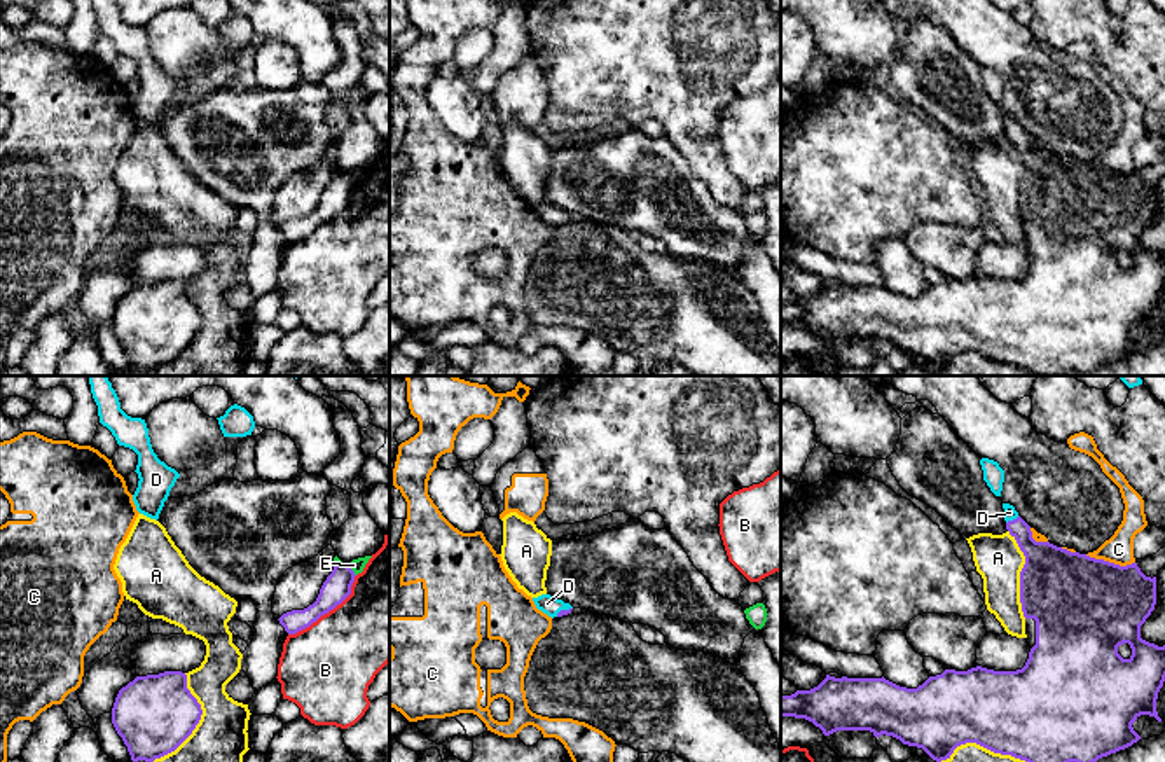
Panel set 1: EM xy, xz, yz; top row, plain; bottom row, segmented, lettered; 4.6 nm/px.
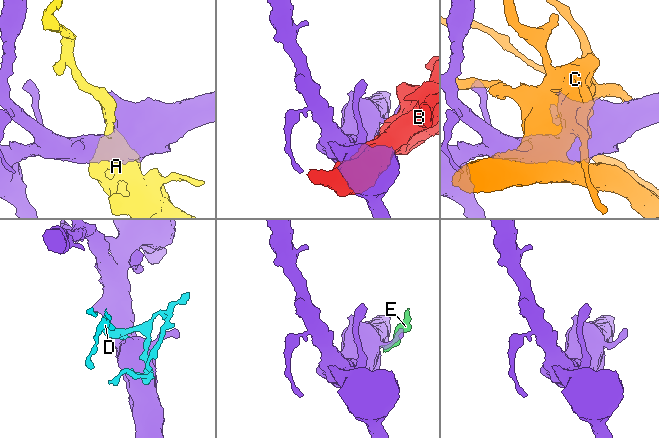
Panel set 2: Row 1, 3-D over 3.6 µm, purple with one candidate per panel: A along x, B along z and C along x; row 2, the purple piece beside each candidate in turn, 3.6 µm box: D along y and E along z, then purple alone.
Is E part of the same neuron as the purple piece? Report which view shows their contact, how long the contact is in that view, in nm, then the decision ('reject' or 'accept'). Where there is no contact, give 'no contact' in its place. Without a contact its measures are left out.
contact in xy; length 110 nm; reject

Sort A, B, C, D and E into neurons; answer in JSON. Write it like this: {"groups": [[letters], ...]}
{"groups": [["A"], ["B"], ["C"], ["D"], ["E"]]}

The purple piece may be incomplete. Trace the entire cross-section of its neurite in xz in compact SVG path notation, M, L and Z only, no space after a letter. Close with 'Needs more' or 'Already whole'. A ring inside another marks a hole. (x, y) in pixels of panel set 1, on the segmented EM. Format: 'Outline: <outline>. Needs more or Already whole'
Outline: M541 594L538 598L533 598L538 610L547 613L548 617L562 617L571 613L573 606L569 603L564 603L562 599L557 599L550 594Z. Needs more

